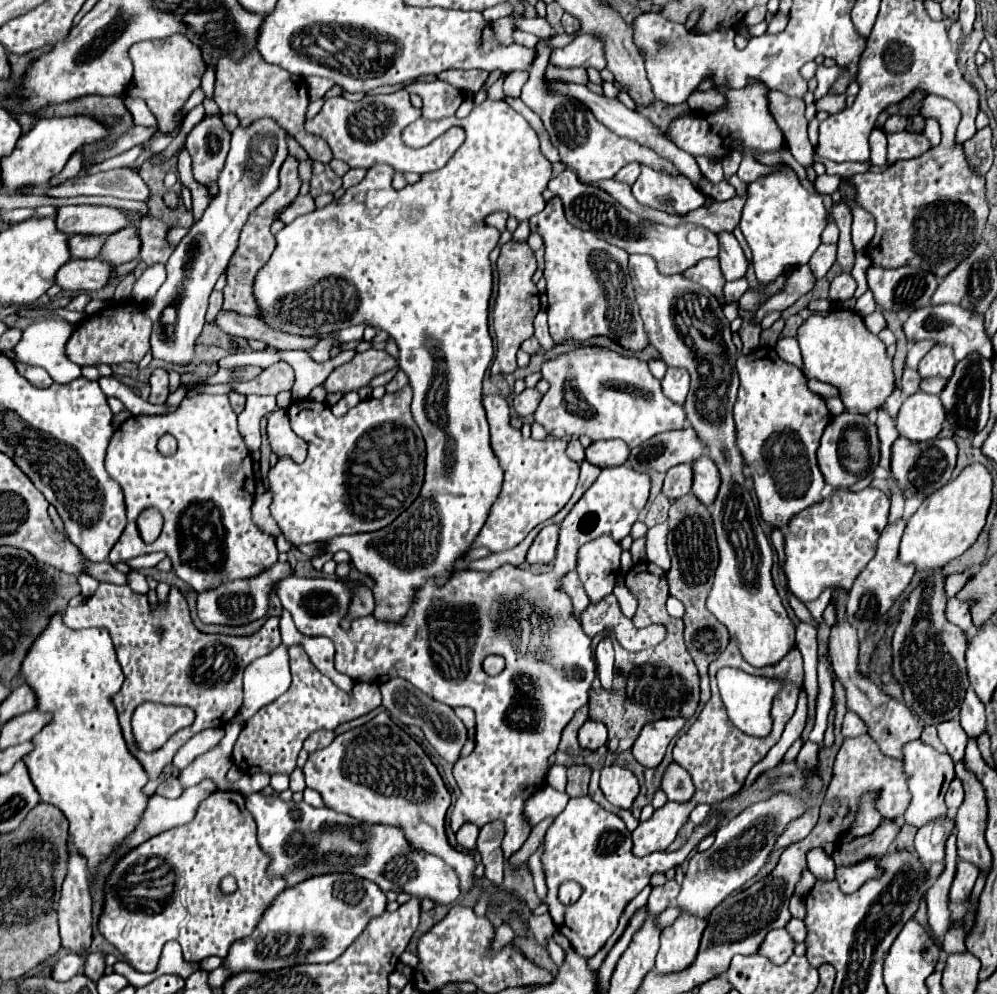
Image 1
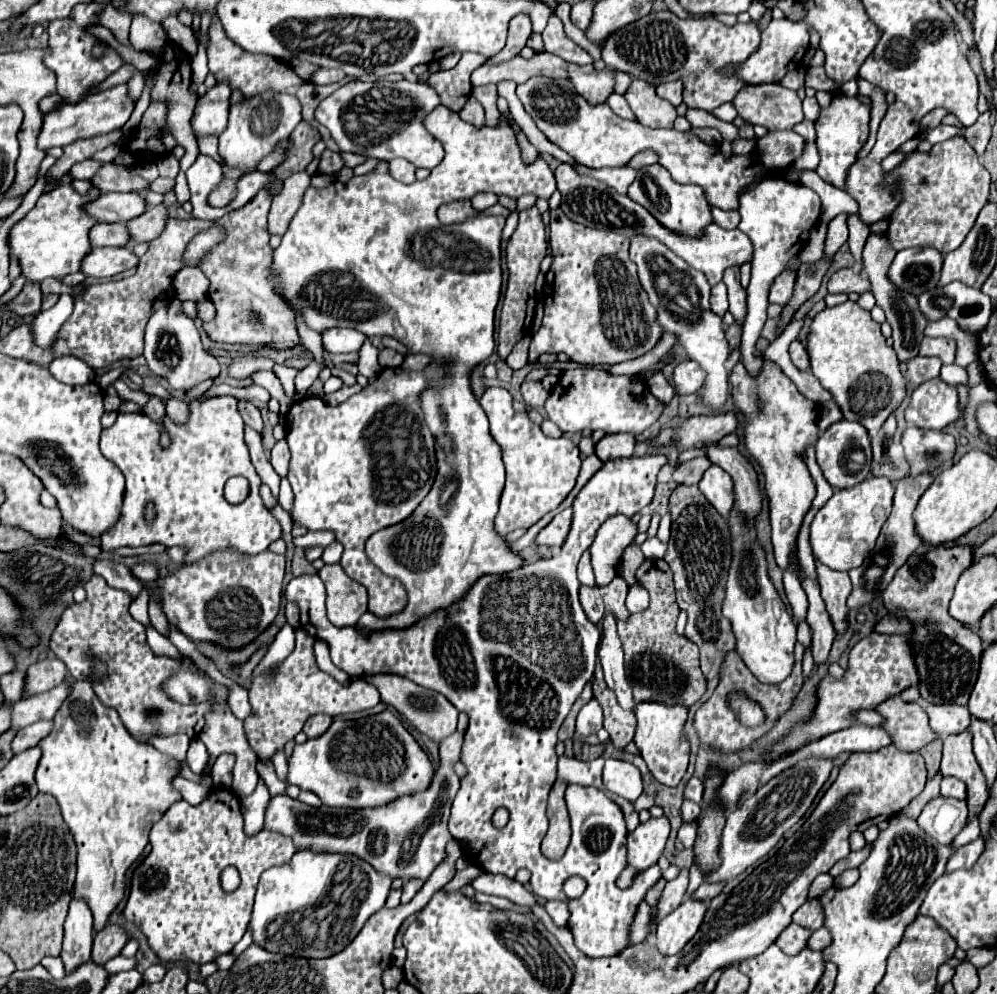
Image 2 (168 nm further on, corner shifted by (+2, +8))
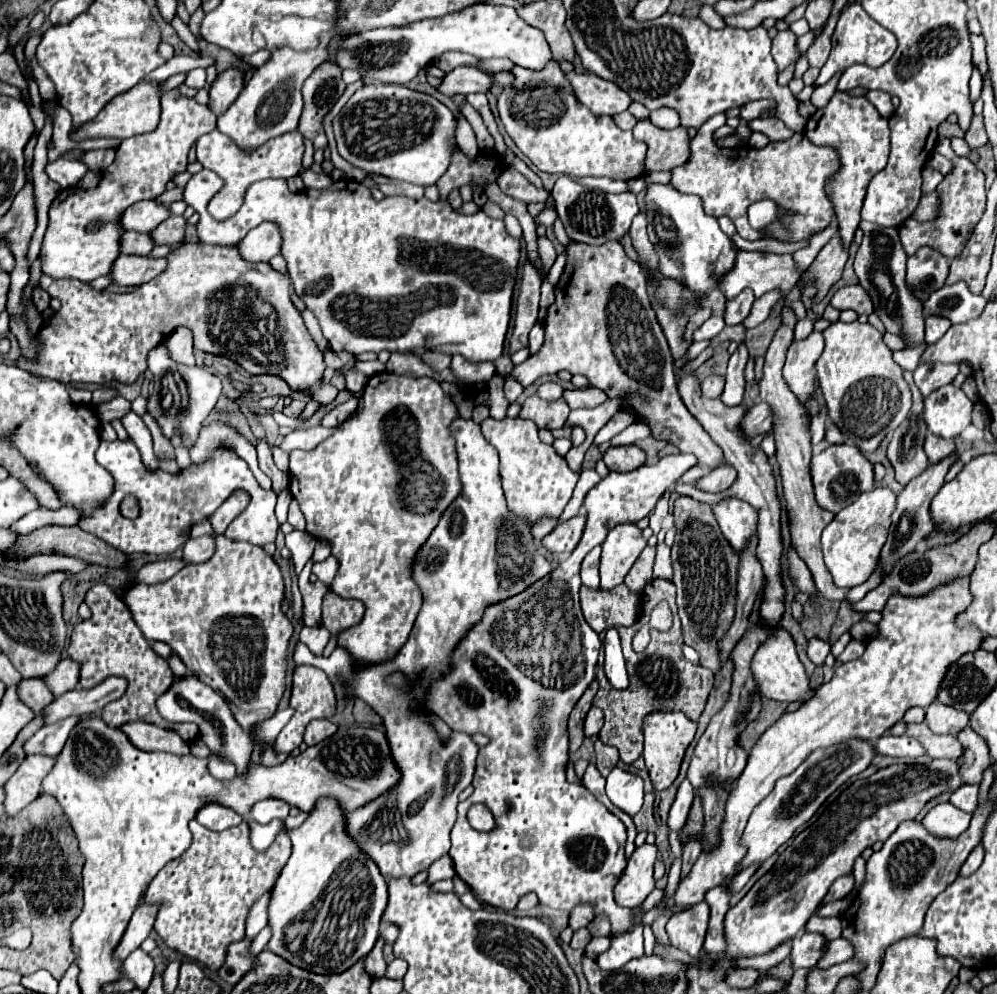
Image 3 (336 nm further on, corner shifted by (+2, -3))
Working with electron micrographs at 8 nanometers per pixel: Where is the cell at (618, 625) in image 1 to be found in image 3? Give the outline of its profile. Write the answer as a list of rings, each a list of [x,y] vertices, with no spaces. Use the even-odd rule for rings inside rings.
[[[624,583],[606,591],[606,589],[588,589],[580,587],[580,603],[588,625],[602,633],[610,627],[630,627],[638,619],[640,593],[630,591]]]

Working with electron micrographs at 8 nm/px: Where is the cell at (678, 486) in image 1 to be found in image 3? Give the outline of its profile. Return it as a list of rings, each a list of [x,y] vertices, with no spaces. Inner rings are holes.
[[[724,463],[722,467],[716,467],[714,471],[710,471],[708,475],[704,475],[696,487],[700,487],[702,491],[710,491],[710,493],[720,493],[726,491],[734,481],[736,481],[736,471],[734,467],[730,467],[728,463]]]

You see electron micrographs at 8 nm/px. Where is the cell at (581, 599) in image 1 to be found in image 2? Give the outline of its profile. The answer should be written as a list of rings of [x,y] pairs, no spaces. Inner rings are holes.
[[[584,552],[578,564],[578,580],[584,586],[594,586],[594,574],[592,574],[592,566],[590,566],[590,554]]]

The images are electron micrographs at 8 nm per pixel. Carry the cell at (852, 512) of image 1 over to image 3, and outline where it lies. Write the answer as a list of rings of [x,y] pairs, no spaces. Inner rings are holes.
[[[876,487],[874,491],[862,493],[856,503],[842,509],[834,521],[822,533],[824,563],[834,577],[834,585],[842,589],[852,589],[864,583],[876,569],[880,551],[888,537],[890,515],[896,505],[896,495],[888,487]]]

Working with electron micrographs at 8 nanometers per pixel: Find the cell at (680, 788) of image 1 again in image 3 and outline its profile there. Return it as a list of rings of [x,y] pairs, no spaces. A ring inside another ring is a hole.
[[[694,839],[690,843],[686,843],[684,853],[682,853],[682,879],[690,873],[690,867],[694,865],[694,861],[698,859],[698,855],[702,853],[702,845]]]

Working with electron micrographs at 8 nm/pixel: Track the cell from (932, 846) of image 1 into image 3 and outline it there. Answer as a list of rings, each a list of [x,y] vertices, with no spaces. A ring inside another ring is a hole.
[[[940,803],[924,817],[924,827],[934,835],[956,839],[962,831],[966,831],[970,819],[972,819],[970,813],[960,811],[952,803]]]

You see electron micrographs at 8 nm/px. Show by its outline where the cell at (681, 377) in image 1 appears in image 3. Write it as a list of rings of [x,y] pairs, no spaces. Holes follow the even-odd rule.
[[[708,375],[702,383],[702,391],[710,399],[720,397],[722,391],[724,391],[724,375]]]

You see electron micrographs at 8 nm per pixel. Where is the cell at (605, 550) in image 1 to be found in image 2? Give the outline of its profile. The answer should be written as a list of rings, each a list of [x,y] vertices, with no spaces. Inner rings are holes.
[[[622,514],[612,516],[598,528],[590,544],[592,570],[598,586],[606,586],[614,580],[614,576],[618,574],[620,556],[634,536],[636,536],[636,524]]]

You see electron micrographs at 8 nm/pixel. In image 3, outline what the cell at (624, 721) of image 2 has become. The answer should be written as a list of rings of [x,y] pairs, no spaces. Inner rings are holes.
[[[652,579],[642,593],[642,611],[638,621],[632,627],[618,627],[620,639],[622,639],[622,649],[626,657],[626,667],[628,667],[628,677],[630,685],[628,689],[614,689],[606,677],[596,677],[600,683],[600,689],[594,697],[594,705],[600,707],[606,715],[604,727],[598,733],[600,741],[606,745],[612,745],[620,751],[620,759],[624,763],[634,763],[638,757],[642,757],[642,747],[644,747],[644,737],[642,737],[642,721],[646,713],[664,709],[664,711],[684,711],[686,717],[692,721],[698,721],[700,713],[704,711],[704,705],[708,701],[708,695],[714,687],[714,673],[702,665],[690,663],[682,655],[682,631],[680,631],[680,619],[676,613],[676,589],[674,583],[664,581],[664,579]],[[668,601],[672,613],[674,613],[674,625],[668,631],[656,631],[650,629],[652,641],[646,651],[636,653],[632,651],[632,637],[634,633],[650,621],[652,609],[660,603]]]

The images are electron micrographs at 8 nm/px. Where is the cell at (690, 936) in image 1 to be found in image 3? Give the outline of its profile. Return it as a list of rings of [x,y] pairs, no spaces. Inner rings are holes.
[[[704,901],[698,905],[692,905],[684,911],[674,913],[666,925],[672,945],[678,947],[680,951],[686,951],[692,957],[696,957],[704,943],[708,917],[710,917],[710,907]]]

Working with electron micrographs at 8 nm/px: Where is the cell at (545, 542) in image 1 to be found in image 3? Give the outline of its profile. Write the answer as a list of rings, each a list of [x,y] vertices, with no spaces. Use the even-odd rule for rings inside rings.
[[[576,515],[568,521],[562,521],[556,525],[556,529],[552,533],[548,533],[542,539],[542,545],[552,553],[572,553],[582,537],[584,525],[586,525],[584,515]]]

